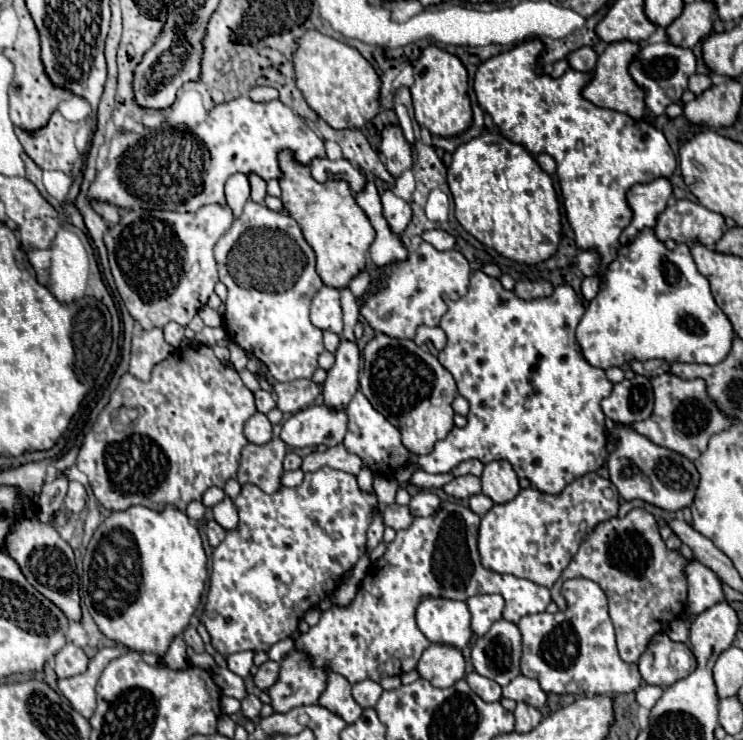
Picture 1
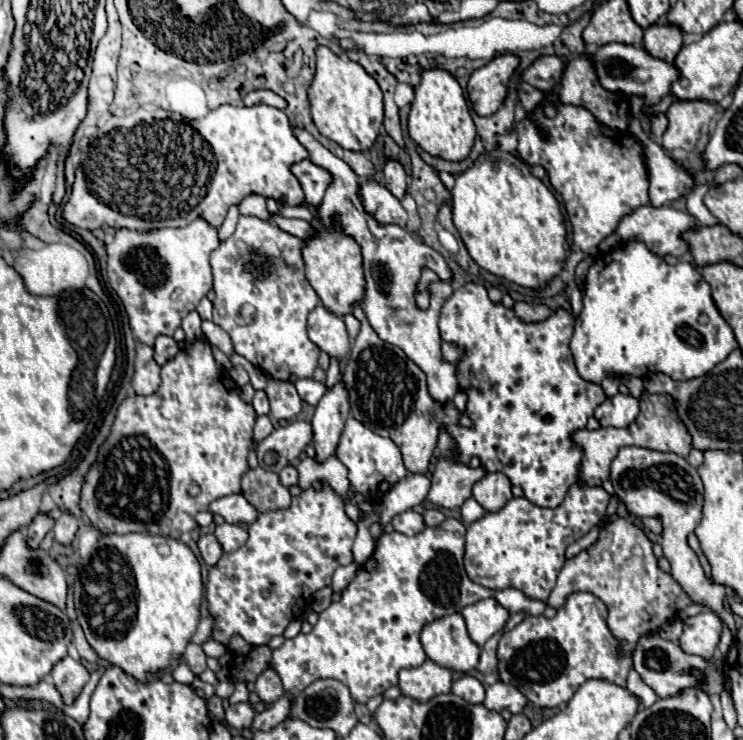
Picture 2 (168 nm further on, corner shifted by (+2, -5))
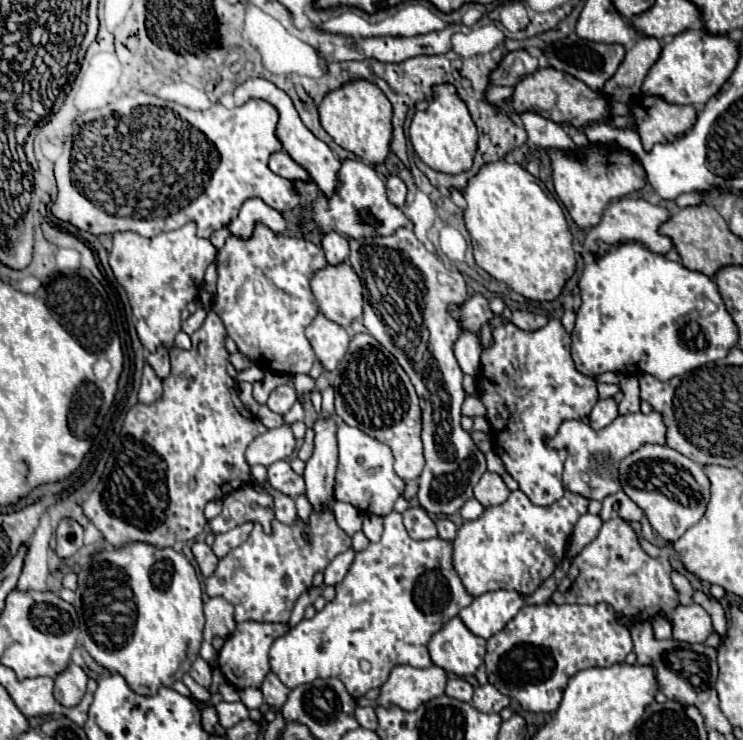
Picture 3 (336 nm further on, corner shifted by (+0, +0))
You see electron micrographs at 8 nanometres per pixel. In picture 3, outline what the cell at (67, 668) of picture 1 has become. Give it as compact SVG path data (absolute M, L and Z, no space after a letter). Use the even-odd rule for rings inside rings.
M70 663L56 679L54 679L54 697L58 703L62 703L64 707L74 707L80 703L80 699L86 693L86 683L88 683L88 675L86 671L76 665Z

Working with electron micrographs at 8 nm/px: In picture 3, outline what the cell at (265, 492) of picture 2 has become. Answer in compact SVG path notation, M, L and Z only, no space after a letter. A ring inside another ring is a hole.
M270 481L260 483L260 487L264 487L264 491L274 499L274 515L276 515L276 519L282 521L282 523L292 525L296 521L296 505L294 505L294 499L288 497L288 495L284 495L284 493L280 493L280 491L276 491L276 489L272 489Z

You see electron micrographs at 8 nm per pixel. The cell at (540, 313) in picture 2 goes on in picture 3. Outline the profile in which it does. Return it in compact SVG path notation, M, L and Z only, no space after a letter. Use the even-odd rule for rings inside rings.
M514 311L512 321L520 329L540 329L548 323L548 317L546 315L536 315L536 313L530 313L530 311Z

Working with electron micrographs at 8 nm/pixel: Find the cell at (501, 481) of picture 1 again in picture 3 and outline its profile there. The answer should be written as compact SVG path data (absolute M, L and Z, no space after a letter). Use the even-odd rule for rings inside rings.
M486 471L482 475L482 479L474 487L474 497L484 507L492 507L492 505L504 503L508 499L508 495L510 495L510 489L506 487L504 479L498 473L490 473L490 471Z

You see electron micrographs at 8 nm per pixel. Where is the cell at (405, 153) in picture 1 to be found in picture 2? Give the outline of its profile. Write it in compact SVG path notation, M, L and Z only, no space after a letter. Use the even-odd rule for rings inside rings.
M390 160L390 162L386 162L386 166L384 166L382 172L384 172L386 188L388 188L398 200L402 200L402 196L406 194L406 172L404 172L404 168L402 168L398 162Z

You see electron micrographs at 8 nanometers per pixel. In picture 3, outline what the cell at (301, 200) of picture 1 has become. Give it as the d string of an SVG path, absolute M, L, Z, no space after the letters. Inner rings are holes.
M342 261L338 265L326 265L322 269L318 269L310 281L316 303L320 307L320 311L330 317L332 321L336 321L342 327L348 327L352 319L360 319L362 317L362 281L360 277L354 273L352 265L348 261Z

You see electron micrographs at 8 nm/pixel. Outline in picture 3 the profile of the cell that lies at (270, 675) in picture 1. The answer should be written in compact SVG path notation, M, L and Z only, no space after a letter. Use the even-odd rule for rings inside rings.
M268 673L264 683L262 683L262 693L264 693L264 701L270 705L270 707L282 707L290 689L274 675L274 673Z

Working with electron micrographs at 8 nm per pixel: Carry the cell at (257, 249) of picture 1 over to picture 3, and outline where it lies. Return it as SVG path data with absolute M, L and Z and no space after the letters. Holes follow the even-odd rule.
M256 223L248 239L230 235L218 251L218 293L212 311L224 321L228 337L260 369L288 377L310 373L316 353L304 329L318 315L310 277L324 265L326 257L318 245L304 237L274 233L264 223Z

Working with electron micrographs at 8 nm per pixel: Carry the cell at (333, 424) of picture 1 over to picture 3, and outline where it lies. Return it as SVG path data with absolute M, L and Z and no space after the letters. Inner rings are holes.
M286 423L276 429L268 429L266 433L258 435L246 449L246 461L250 465L264 465L270 467L276 461L288 459L296 447L296 439L292 427Z

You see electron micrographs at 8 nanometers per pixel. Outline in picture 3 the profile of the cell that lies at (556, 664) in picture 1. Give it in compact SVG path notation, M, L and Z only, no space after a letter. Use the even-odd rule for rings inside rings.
M606 603L524 605L506 629L490 637L484 663L488 681L504 695L516 699L524 709L534 713L554 713L570 677L588 667L612 667L624 663L632 649L630 631L616 621L614 609Z

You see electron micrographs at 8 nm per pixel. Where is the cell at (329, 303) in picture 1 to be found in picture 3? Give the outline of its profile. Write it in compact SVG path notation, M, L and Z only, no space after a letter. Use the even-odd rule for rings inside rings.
M318 313L316 319L308 325L306 337L316 351L316 357L326 367L326 371L336 369L336 365L346 355L348 341L350 341L348 331L342 325L324 317L322 313Z

